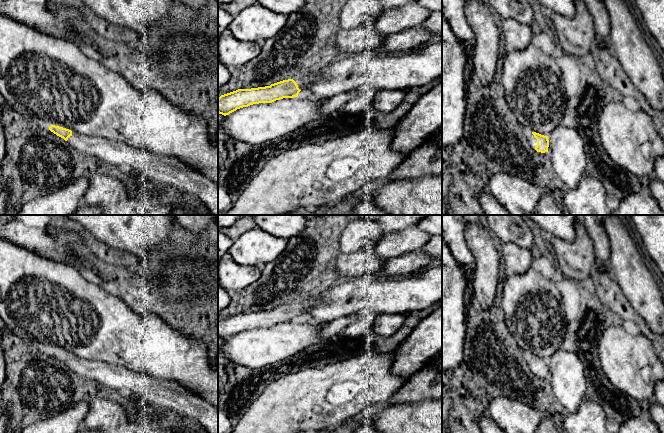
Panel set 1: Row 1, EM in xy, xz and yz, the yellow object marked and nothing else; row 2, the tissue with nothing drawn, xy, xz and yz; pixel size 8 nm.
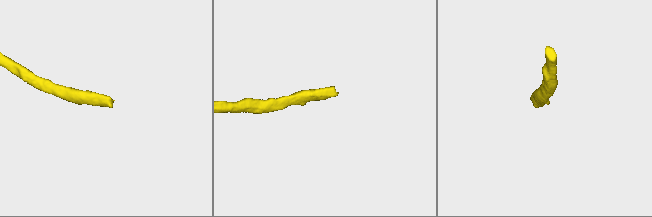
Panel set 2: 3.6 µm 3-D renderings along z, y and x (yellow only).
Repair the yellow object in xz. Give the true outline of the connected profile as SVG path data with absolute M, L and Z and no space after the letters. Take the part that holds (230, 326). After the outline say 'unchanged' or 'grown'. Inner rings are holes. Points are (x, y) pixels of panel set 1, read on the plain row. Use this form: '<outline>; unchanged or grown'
M314 298L283 304L270 310L238 313L218 321L218 337L224 340L237 333L259 327L272 327L283 322L297 321L304 309L318 304Z; grown

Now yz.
M528 356L528 364L537 376L548 376L548 360L544 360L536 356Z; grown

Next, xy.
M51 349L49 354L107 388L145 399L153 406L170 409L197 421L208 433L218 433L218 407L190 392L177 381L158 379L143 372L104 362L82 360Z; grown

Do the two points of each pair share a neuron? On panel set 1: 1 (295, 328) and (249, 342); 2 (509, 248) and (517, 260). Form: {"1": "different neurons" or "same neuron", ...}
{"1": "same neuron", "2": "same neuron"}

